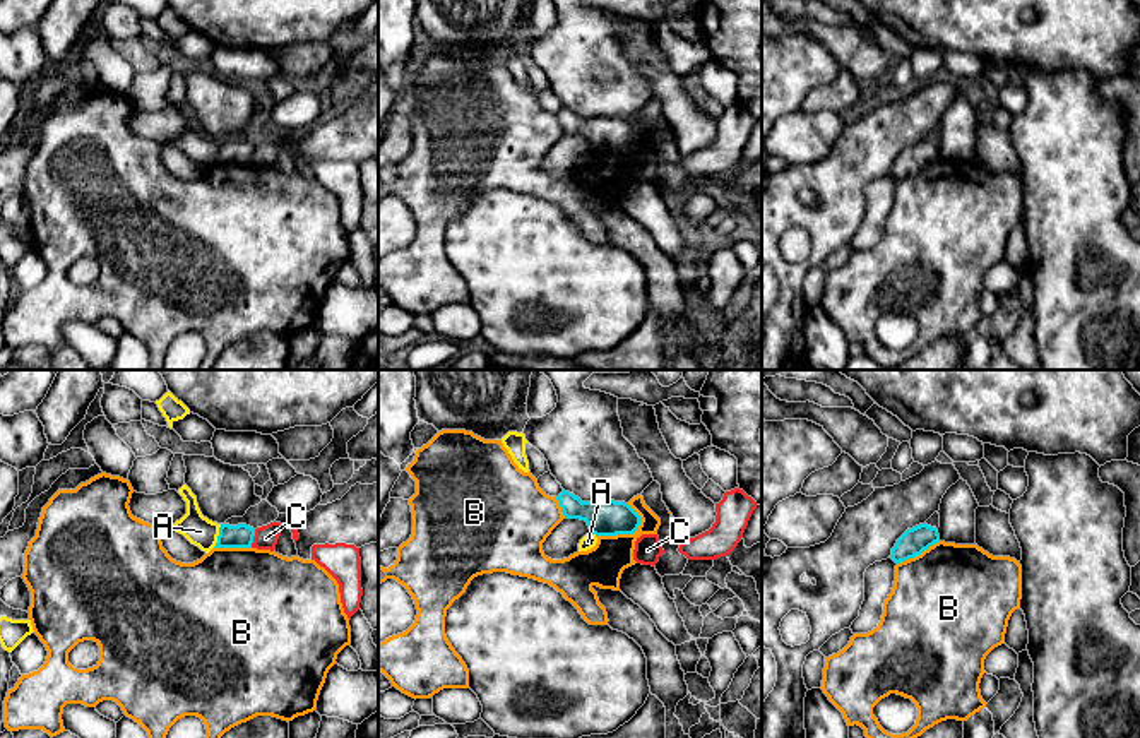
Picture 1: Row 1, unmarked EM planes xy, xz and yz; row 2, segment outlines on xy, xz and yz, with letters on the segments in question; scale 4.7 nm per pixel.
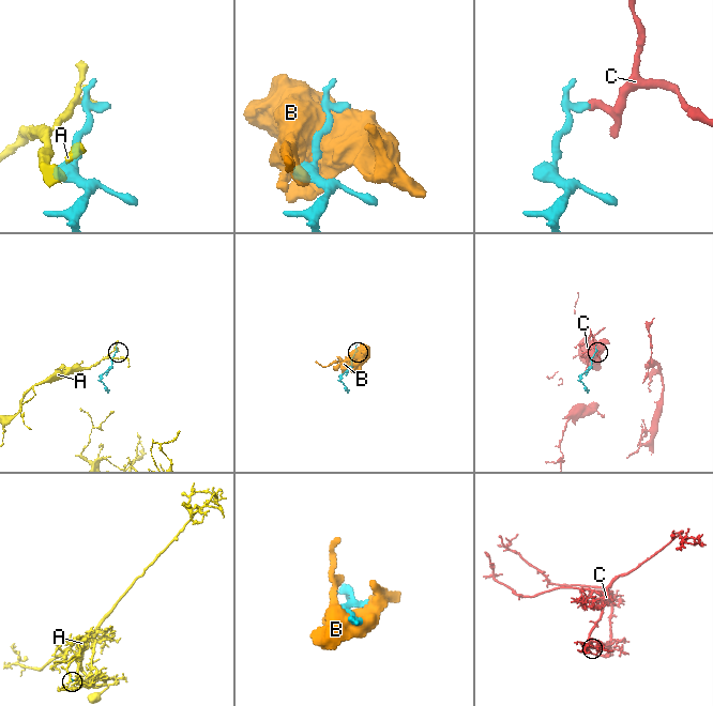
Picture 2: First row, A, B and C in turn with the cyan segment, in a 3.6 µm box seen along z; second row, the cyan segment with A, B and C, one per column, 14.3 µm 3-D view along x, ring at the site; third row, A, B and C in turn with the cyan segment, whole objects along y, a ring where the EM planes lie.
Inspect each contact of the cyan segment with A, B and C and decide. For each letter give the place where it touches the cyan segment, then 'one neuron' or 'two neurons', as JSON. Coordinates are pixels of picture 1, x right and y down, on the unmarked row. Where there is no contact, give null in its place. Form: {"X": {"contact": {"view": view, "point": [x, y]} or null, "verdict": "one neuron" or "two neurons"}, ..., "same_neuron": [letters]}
{"A": {"contact": {"view": "xy", "point": [218, 153]}, "verdict": "two neurons"}, "B": {"contact": {"view": "xz", "point": [620, 149]}, "verdict": "two neurons"}, "C": {"contact": {"view": "xy", "point": [252, 154]}, "verdict": "two neurons"}, "same_neuron": []}

